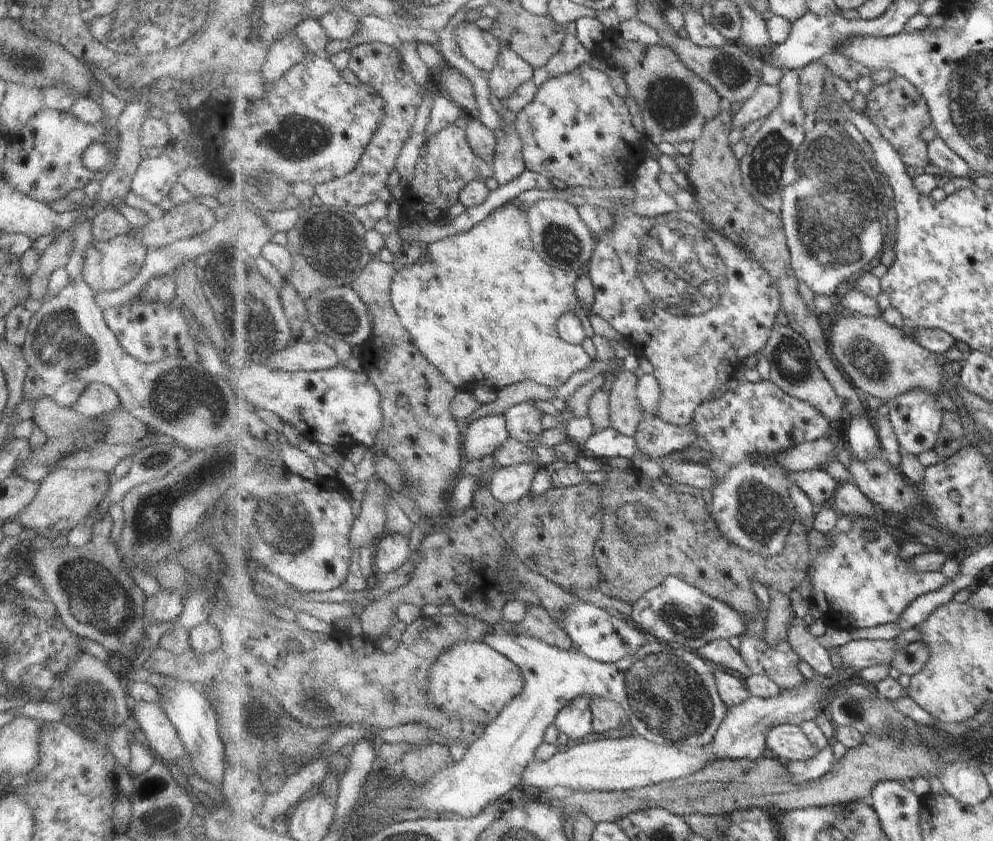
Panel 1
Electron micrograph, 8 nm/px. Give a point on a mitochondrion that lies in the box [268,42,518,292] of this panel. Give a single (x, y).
(327, 221)

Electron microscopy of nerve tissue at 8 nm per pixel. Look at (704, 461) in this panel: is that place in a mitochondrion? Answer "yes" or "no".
no

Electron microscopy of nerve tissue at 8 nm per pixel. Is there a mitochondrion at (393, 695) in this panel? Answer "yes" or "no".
yes

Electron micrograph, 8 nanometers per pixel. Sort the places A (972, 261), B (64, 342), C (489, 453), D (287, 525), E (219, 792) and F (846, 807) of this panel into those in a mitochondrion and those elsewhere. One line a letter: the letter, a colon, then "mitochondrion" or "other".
A: other
B: mitochondrion
C: other
D: mitochondrion
E: other
F: other

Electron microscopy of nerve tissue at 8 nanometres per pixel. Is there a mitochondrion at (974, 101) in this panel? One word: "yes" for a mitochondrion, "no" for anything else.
yes

